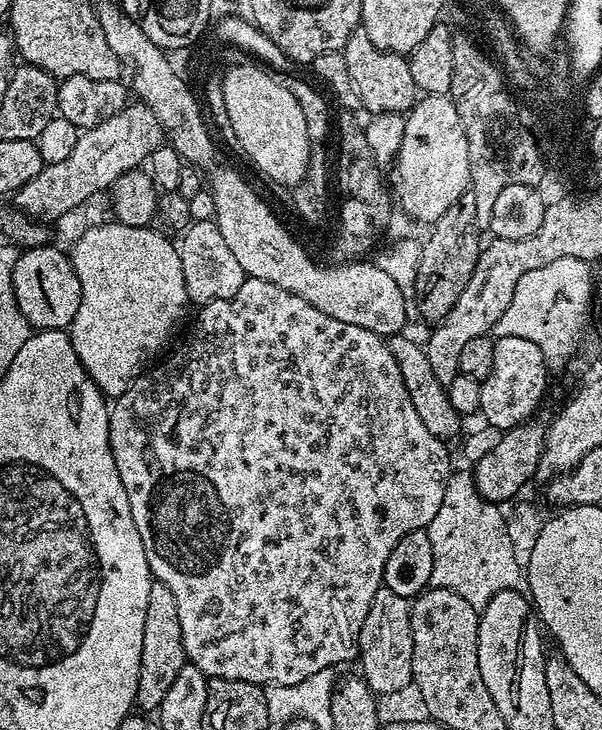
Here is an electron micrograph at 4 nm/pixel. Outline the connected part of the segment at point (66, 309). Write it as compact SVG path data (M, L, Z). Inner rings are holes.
M52 247L23 249L17 255L12 271L14 298L18 302L18 310L22 310L28 325L36 330L67 329L74 322L74 314L78 314L78 302L82 298L82 286L76 277L69 253L59 252Z

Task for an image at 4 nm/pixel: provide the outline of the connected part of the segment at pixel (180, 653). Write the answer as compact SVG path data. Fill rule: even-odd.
M153 579L146 601L146 626L142 626L142 658L135 702L135 707L141 713L152 714L159 709L162 698L166 698L170 685L174 678L178 678L178 670L182 670L184 663L186 657L182 646L182 625L178 623L178 602L167 586Z

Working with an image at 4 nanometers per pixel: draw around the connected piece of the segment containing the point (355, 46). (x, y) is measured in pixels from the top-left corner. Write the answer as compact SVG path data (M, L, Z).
M363 26L356 28L350 38L346 38L346 46L342 49L346 58L346 67L350 69L350 82L354 82L354 90L360 99L360 108L368 114L378 112L407 113L418 99L418 89L414 77L410 75L407 59L399 52L378 50L374 42L370 42L370 34L366 34Z

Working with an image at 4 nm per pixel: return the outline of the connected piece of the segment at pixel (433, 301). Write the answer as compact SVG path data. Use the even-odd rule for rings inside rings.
M466 191L460 195L458 202L442 214L431 225L432 233L428 241L420 244L420 261L416 271L414 293L420 299L420 316L424 320L439 322L450 314L454 302L458 302L458 294L466 290L470 278L476 273L476 264L482 251L482 233L476 225L474 214L474 194Z

